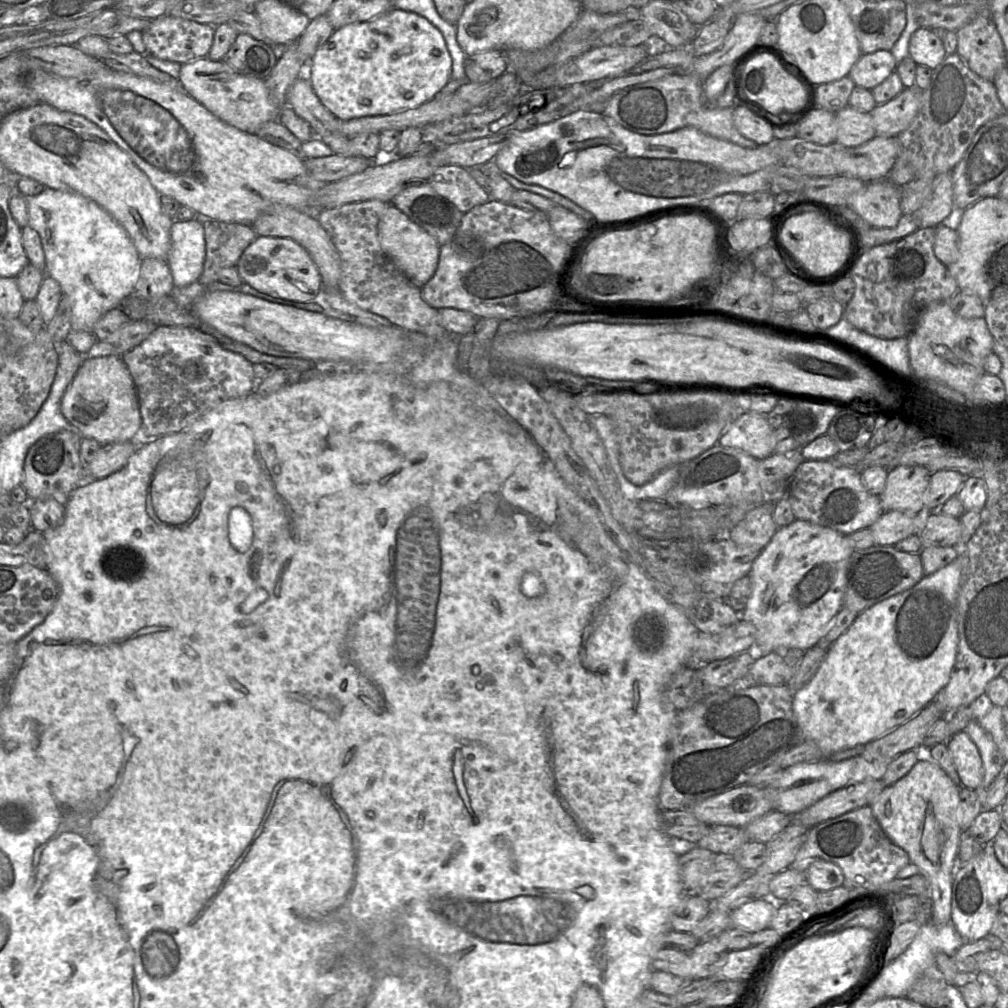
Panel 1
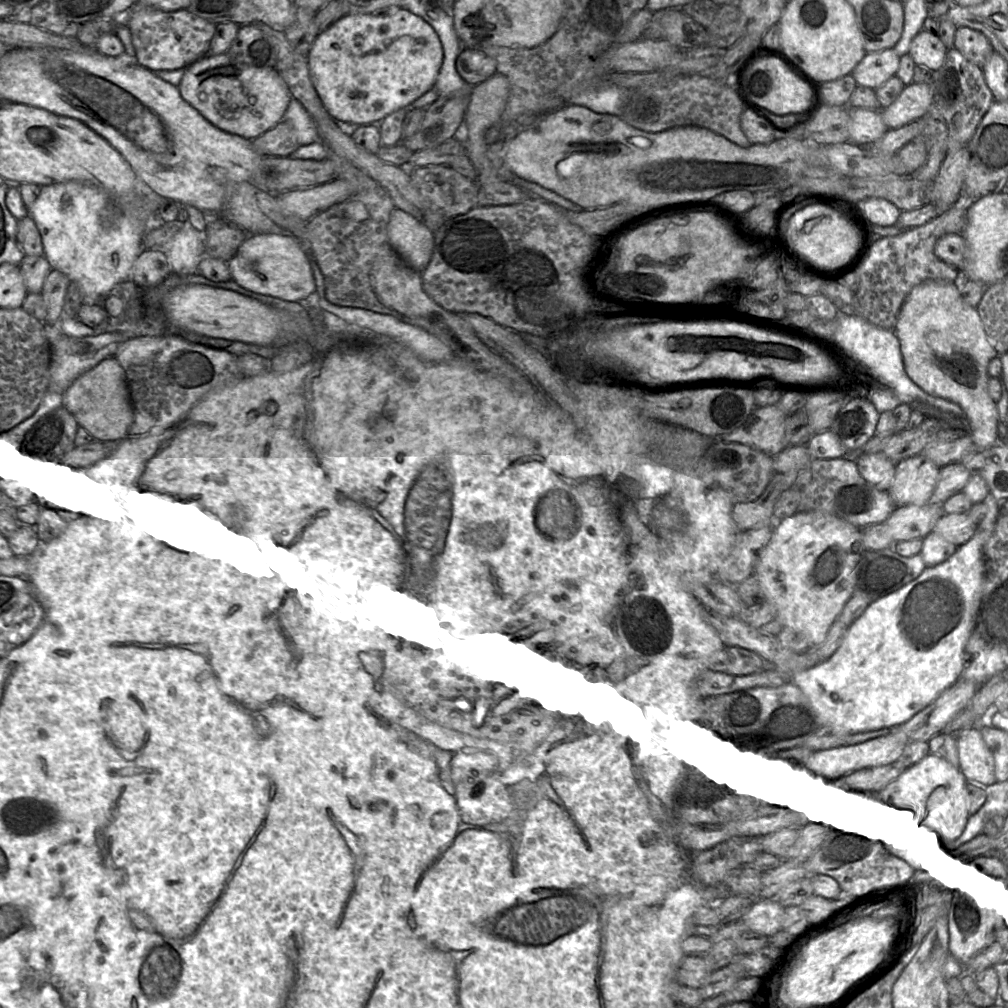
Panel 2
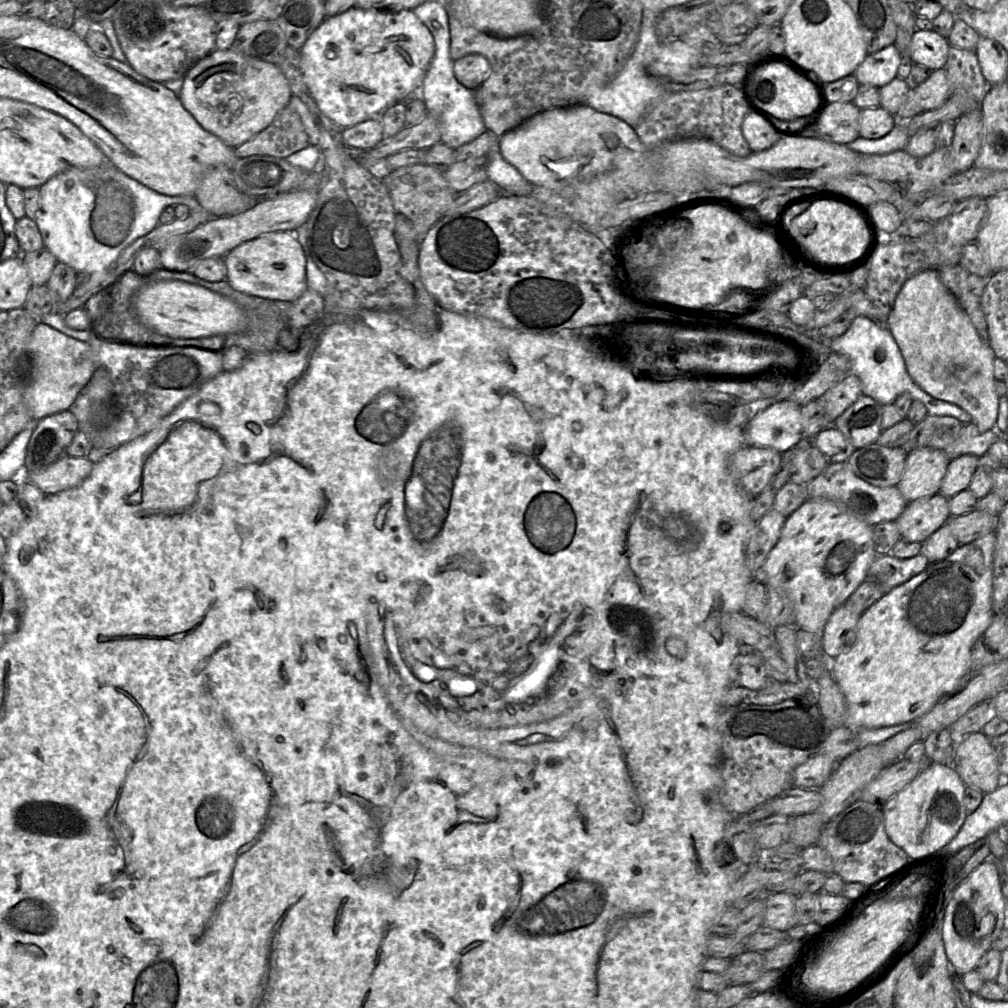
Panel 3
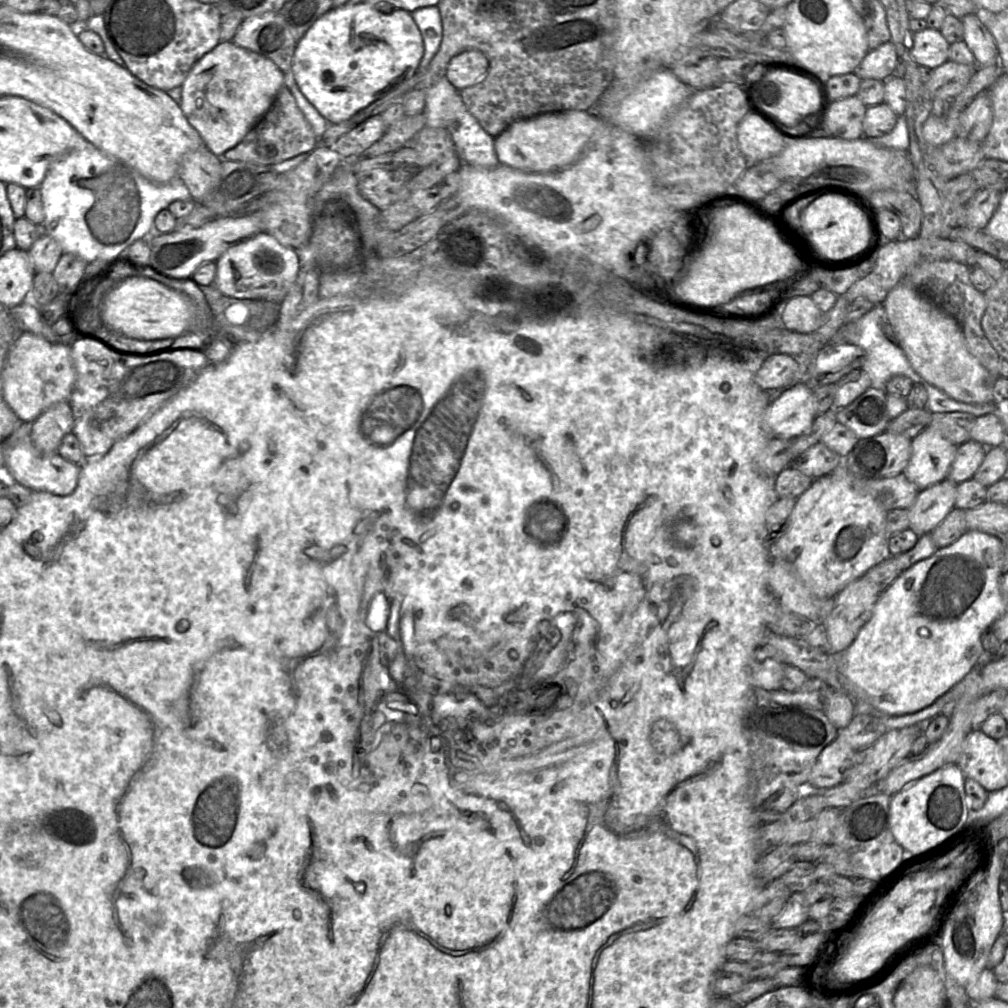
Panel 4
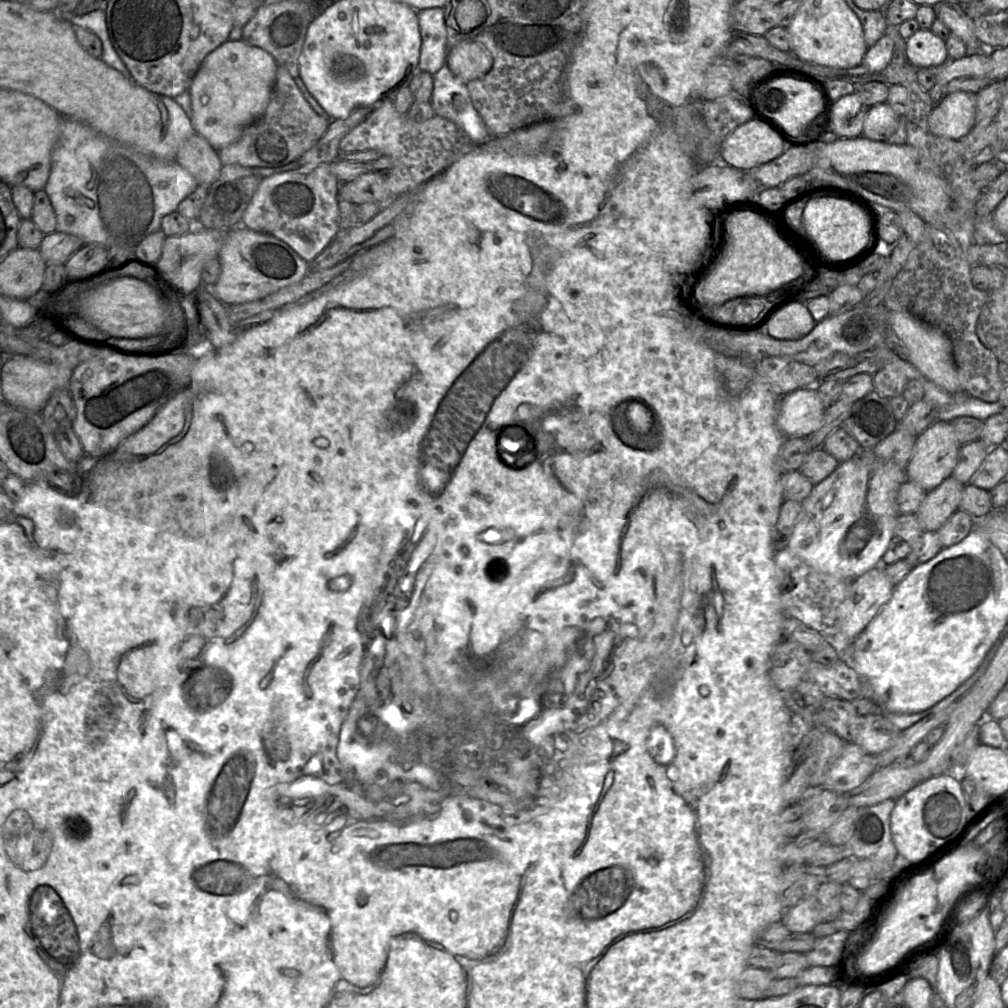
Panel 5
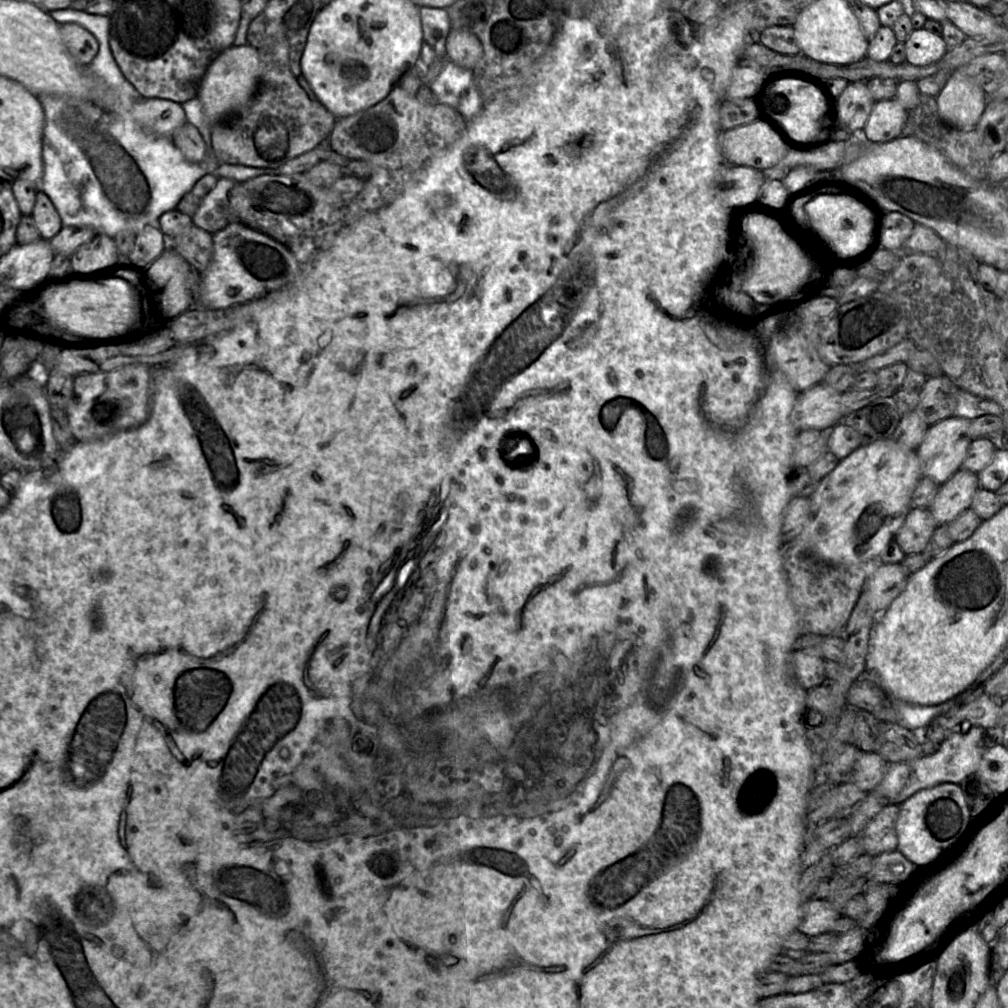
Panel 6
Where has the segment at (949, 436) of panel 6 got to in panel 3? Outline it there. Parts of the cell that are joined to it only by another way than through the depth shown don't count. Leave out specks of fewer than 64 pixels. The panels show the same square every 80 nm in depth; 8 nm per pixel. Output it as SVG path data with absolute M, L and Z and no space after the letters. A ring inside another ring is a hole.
M919 448L908 453L896 485L909 503L938 493L951 459L943 449Z

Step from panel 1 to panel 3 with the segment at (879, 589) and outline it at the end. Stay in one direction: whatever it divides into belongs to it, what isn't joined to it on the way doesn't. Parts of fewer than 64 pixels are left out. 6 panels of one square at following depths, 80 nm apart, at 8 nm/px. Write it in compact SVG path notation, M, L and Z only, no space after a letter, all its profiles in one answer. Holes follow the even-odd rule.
M890 553L878 555L867 572L867 578L878 583L886 593L922 572L928 564L927 557L922 553L906 559Z

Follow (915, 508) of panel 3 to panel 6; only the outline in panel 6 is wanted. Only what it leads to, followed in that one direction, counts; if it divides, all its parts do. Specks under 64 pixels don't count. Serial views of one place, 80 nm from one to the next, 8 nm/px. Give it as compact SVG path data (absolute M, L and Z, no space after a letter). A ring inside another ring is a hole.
M963 468L943 483L928 507L938 525L948 524L964 510L970 509L979 487L977 473Z

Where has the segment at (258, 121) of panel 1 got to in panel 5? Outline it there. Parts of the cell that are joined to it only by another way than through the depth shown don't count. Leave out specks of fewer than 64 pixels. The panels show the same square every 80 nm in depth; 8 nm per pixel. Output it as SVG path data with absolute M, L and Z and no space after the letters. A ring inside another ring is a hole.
M227 40L209 53L196 72L189 89L191 124L219 151L236 141L245 128L261 117L269 104L278 64L265 50L245 41Z

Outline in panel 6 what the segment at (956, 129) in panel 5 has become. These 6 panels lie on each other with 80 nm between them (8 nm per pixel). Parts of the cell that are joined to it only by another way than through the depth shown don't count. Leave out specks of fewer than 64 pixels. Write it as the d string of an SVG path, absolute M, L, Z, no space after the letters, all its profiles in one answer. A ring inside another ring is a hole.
M961 67L950 74L944 87L935 98L938 113L943 122L962 131L975 129L988 101L986 93L972 78L961 71Z

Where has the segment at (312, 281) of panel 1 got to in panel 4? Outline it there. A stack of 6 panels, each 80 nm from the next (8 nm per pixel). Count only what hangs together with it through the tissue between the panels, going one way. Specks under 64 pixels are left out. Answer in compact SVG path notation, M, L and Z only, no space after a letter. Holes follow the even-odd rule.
M259 233L230 247L217 261L214 285L224 295L237 299L282 302L298 278L300 259L296 250L282 245L269 233Z

